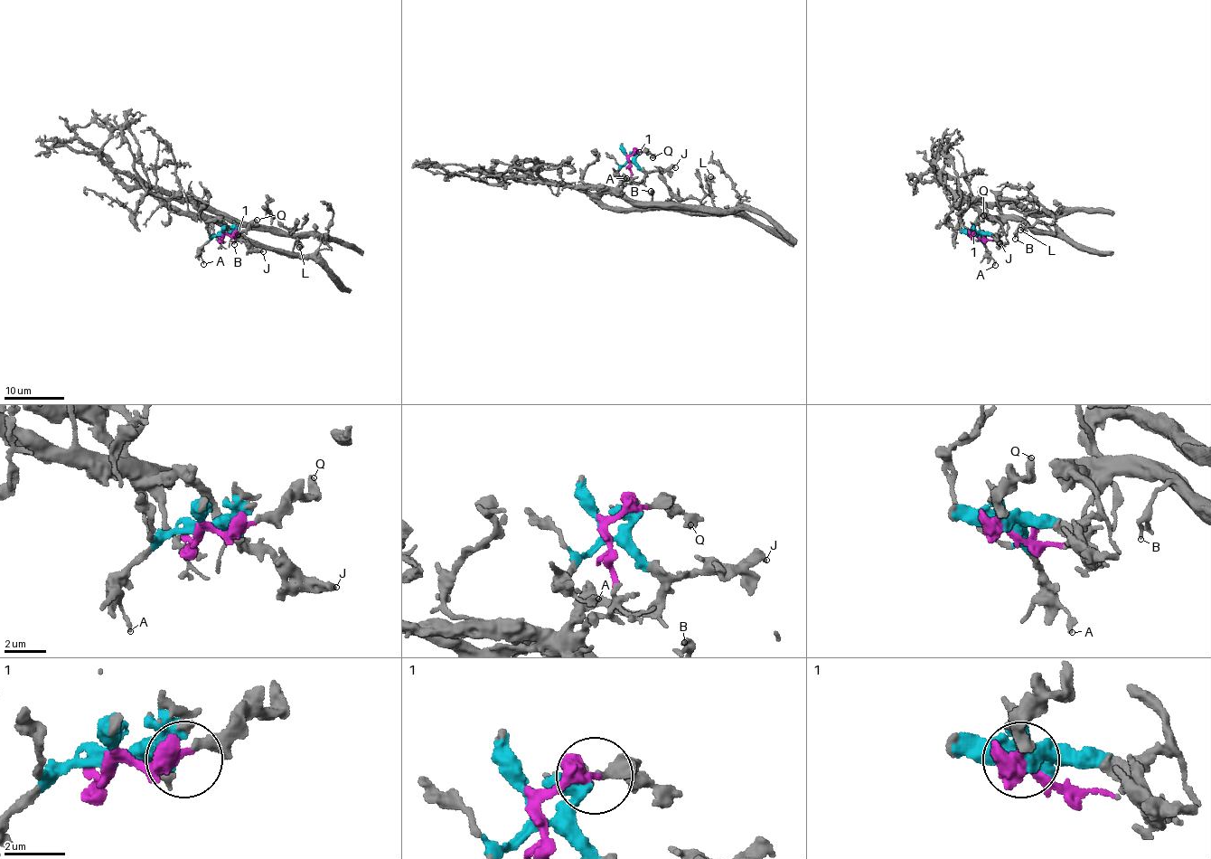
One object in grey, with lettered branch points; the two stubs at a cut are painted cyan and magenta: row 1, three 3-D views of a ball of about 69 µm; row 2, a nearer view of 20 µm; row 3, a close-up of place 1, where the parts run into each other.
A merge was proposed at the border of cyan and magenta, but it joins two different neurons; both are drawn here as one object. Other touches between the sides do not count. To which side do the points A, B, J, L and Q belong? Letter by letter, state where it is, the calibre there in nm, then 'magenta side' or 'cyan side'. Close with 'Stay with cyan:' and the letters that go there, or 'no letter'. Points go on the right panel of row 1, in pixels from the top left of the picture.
A: place (995, 265); calibre 160 nm; cyan side
B: place (1015, 239); calibre 130 nm; magenta side
J: place (999, 243); calibre 340 nm; cyan side
L: place (1020, 230); calibre 550 nm; magenta side
Q: place (983, 215); calibre 320 nm; magenta side
Stay with cyan: A, J

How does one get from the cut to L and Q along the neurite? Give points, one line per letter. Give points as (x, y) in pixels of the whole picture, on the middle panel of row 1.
L: (628, 158), (631, 177), (622, 189), (633, 200), (713, 207), (710, 175)
Q: (628, 158), (646, 150), (653, 156)

